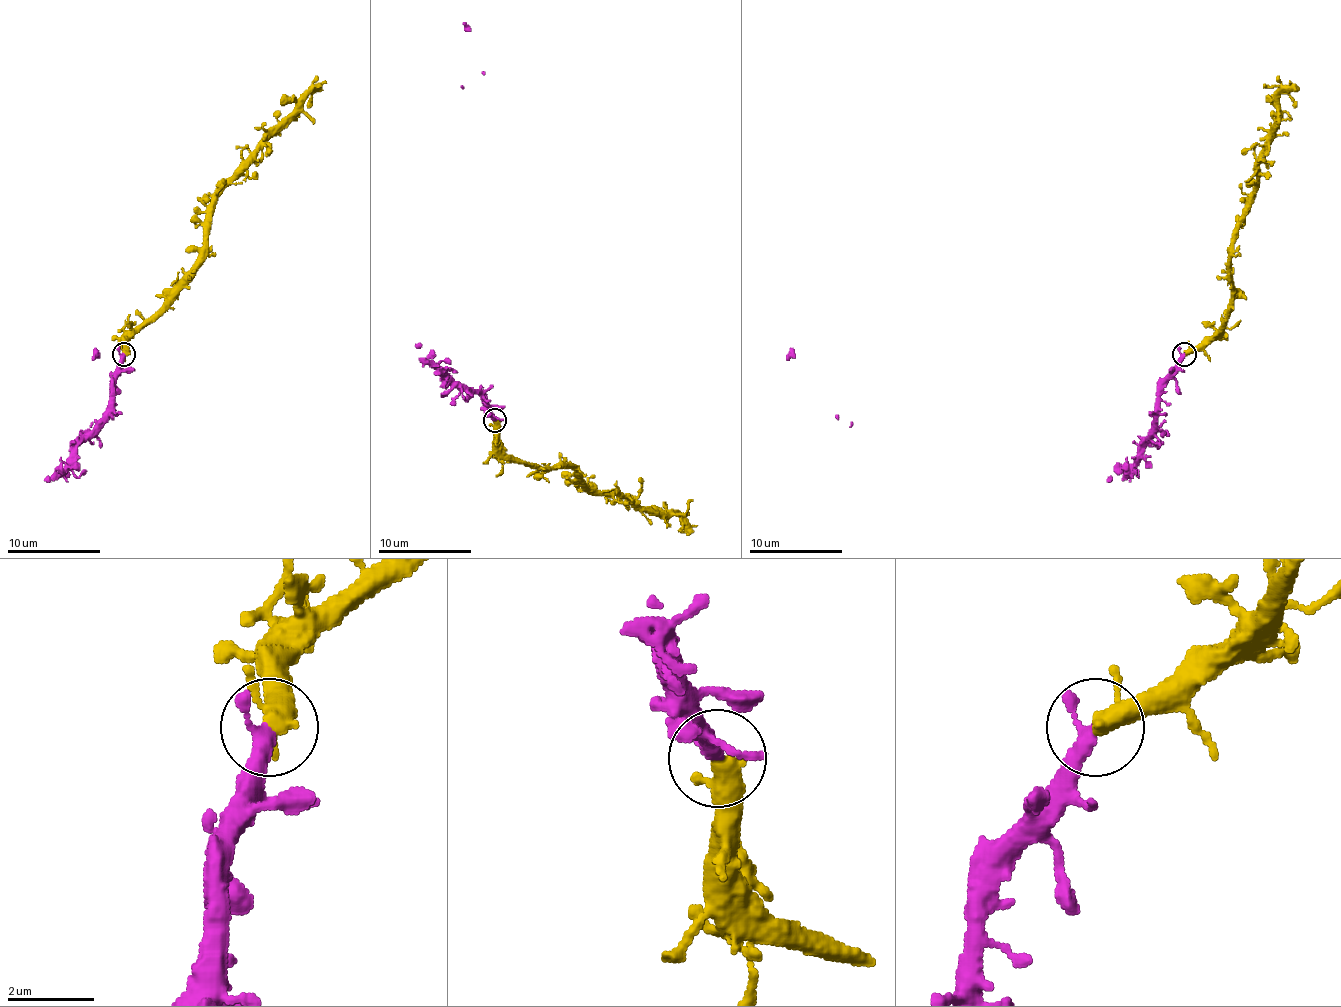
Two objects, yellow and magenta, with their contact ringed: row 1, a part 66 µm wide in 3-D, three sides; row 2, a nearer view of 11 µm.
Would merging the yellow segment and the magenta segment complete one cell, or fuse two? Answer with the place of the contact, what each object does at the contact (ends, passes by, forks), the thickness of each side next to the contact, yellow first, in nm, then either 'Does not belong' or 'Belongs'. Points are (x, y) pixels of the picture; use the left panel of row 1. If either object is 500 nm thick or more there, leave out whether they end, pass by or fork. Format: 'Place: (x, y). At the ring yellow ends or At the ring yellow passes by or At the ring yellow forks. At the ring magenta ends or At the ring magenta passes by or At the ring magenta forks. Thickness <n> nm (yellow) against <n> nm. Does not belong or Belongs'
Place: (124, 354). At the ring yellow passes by. At the ring magenta passes by. Thickness 360 nm (yellow) against 280 nm. Belongs

